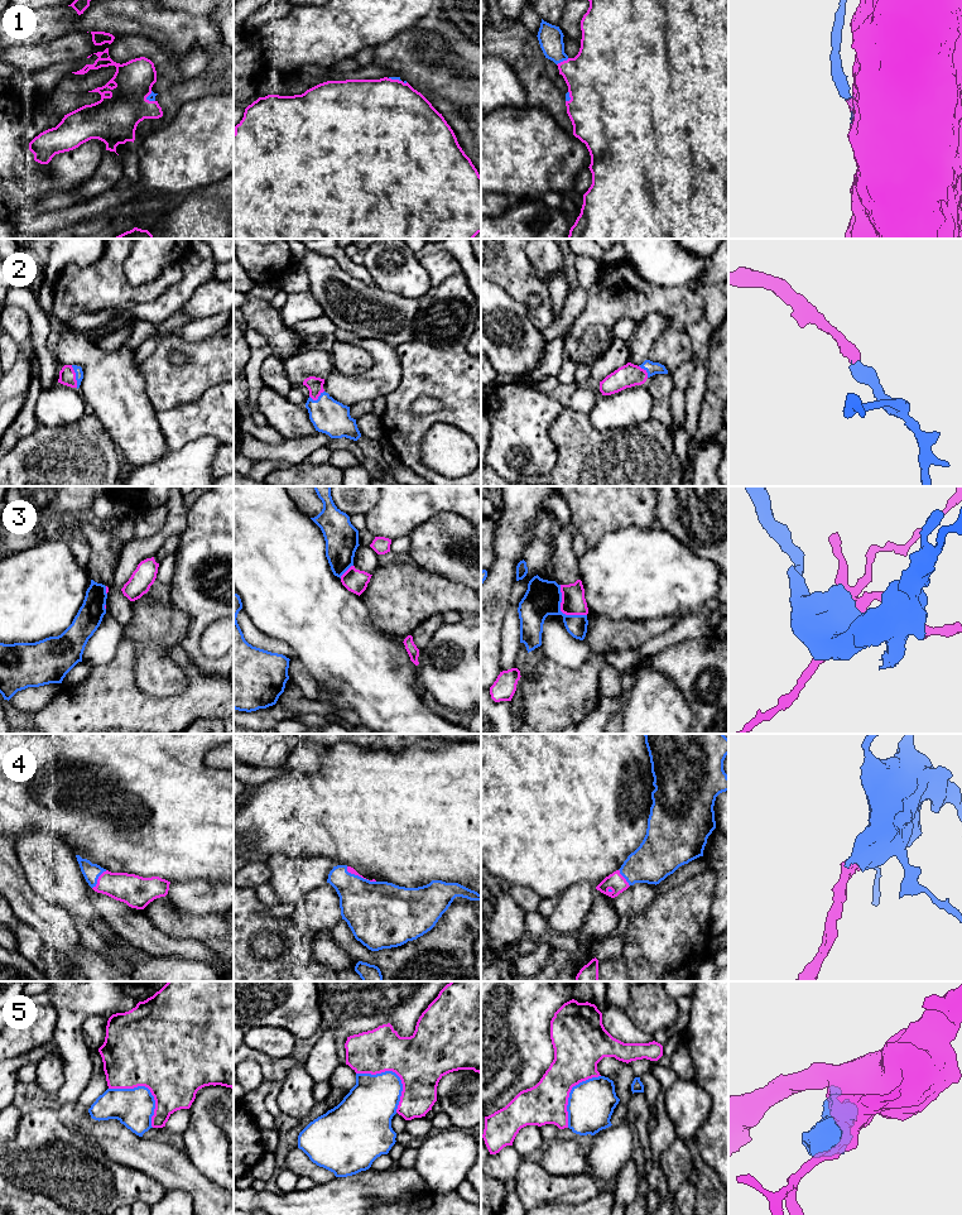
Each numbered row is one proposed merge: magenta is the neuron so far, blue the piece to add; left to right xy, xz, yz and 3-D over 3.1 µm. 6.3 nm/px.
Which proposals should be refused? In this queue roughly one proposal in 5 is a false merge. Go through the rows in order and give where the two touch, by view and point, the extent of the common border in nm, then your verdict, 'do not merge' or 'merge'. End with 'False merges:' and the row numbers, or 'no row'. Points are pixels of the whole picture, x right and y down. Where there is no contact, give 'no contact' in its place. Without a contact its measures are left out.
1: contact yz (563, 61); length 90 nm; merge
2: contact xy (75, 377); length 150 nm; merge
3: contact yz (561, 610); length 260 nm; do not merge
4: contact xy (97, 879); length 150 nm; merge
5: contact xy (148, 1088); length 380 nm; do not merge
False merges: 3, 5

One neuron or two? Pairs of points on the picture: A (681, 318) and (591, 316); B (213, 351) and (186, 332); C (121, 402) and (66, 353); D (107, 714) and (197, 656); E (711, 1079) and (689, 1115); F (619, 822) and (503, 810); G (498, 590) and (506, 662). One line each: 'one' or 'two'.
A: one
B: two
C: one
D: two
E: two
F: one
G: two

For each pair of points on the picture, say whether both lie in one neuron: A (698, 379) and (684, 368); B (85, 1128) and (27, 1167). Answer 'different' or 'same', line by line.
A: different
B: different

